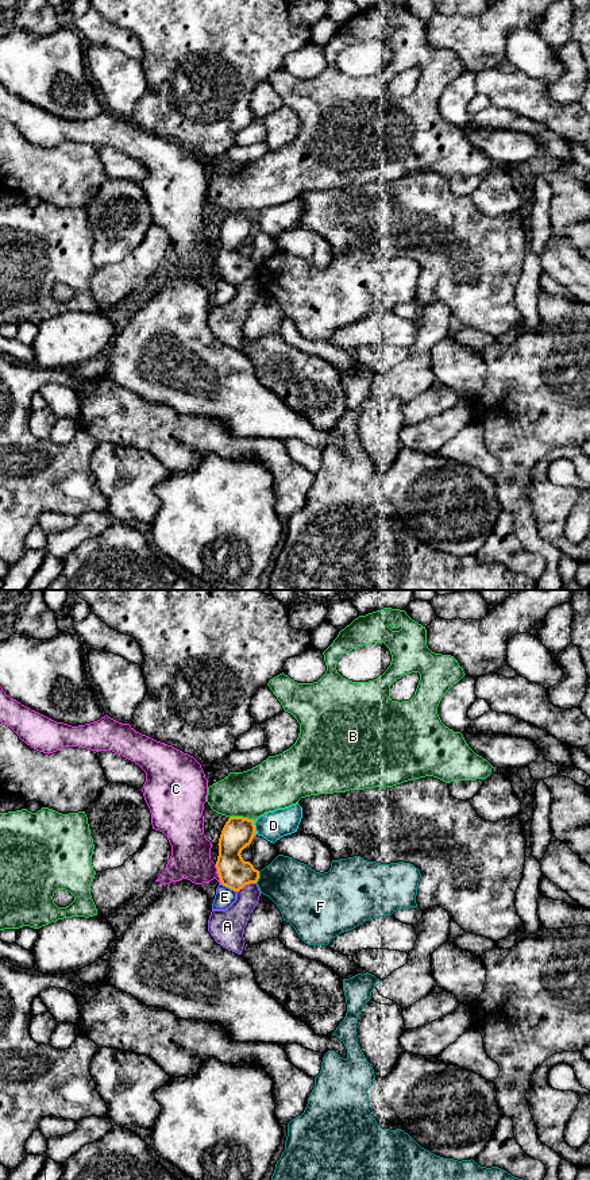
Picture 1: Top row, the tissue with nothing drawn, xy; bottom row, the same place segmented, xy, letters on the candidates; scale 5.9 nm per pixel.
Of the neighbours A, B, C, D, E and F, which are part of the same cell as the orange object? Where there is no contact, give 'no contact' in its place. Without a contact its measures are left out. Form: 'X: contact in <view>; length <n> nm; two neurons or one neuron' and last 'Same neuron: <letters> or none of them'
A: contact in xy; length 130 nm; two neurons
B: contact in xy; length 160 nm; two neurons
C: contact in xy; length 130 nm; two neurons
D: contact in xy; length 80 nm; two neurons
E: contact in xy; length 100 nm; two neurons
F: contact in xy; length 80 nm; two neurons
Same neuron: none of them

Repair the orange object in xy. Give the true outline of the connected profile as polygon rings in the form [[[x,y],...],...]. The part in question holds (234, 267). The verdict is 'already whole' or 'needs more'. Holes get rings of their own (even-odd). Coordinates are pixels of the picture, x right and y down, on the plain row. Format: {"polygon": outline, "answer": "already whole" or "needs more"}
{"polygon": [[[230,212],[219,234],[217,269],[221,279],[234,286],[259,274],[259,266],[240,250],[255,231],[254,217],[243,212]]], "answer": "already whole"}

